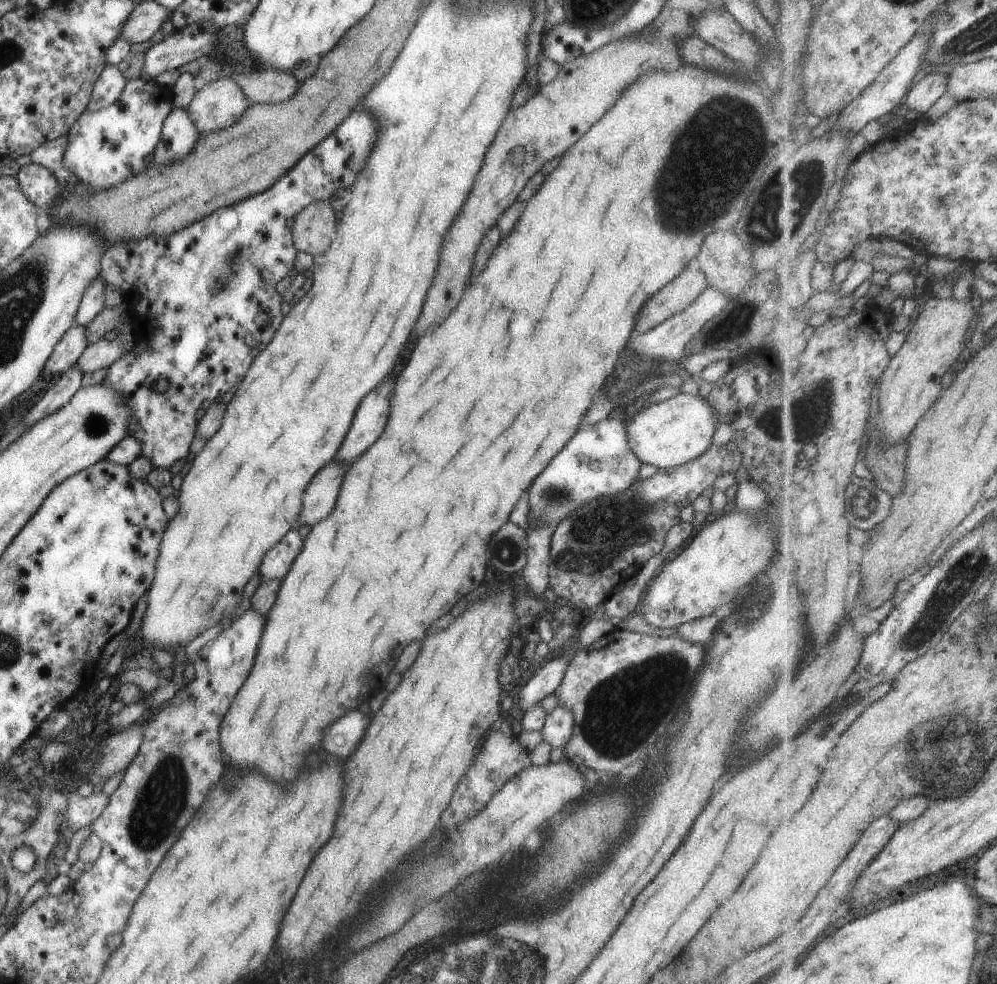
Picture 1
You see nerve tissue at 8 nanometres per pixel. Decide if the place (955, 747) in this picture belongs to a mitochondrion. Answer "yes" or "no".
yes

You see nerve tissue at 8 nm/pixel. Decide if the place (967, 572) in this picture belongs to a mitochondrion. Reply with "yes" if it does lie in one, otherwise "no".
yes

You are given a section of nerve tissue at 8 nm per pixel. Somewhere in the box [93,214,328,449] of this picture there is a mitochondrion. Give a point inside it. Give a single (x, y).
(234, 259)

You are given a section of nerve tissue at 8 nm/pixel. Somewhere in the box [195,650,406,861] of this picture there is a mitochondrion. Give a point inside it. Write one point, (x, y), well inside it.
(231, 785)

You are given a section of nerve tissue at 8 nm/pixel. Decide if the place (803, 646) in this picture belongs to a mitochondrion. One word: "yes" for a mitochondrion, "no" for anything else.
no

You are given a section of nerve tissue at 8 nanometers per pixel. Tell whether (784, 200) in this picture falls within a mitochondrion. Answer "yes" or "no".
yes

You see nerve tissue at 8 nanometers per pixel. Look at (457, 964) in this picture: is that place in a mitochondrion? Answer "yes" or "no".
yes

